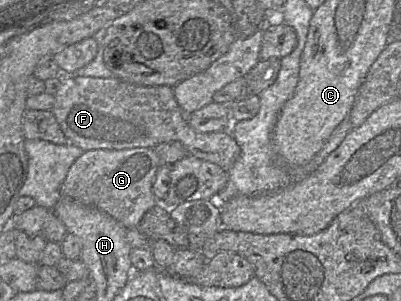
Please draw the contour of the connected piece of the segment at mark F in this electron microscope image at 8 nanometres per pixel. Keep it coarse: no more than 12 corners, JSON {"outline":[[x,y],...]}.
{"outline":[[63,74],[52,112],[83,151],[180,142],[229,170],[229,132],[193,129],[171,86]]}

